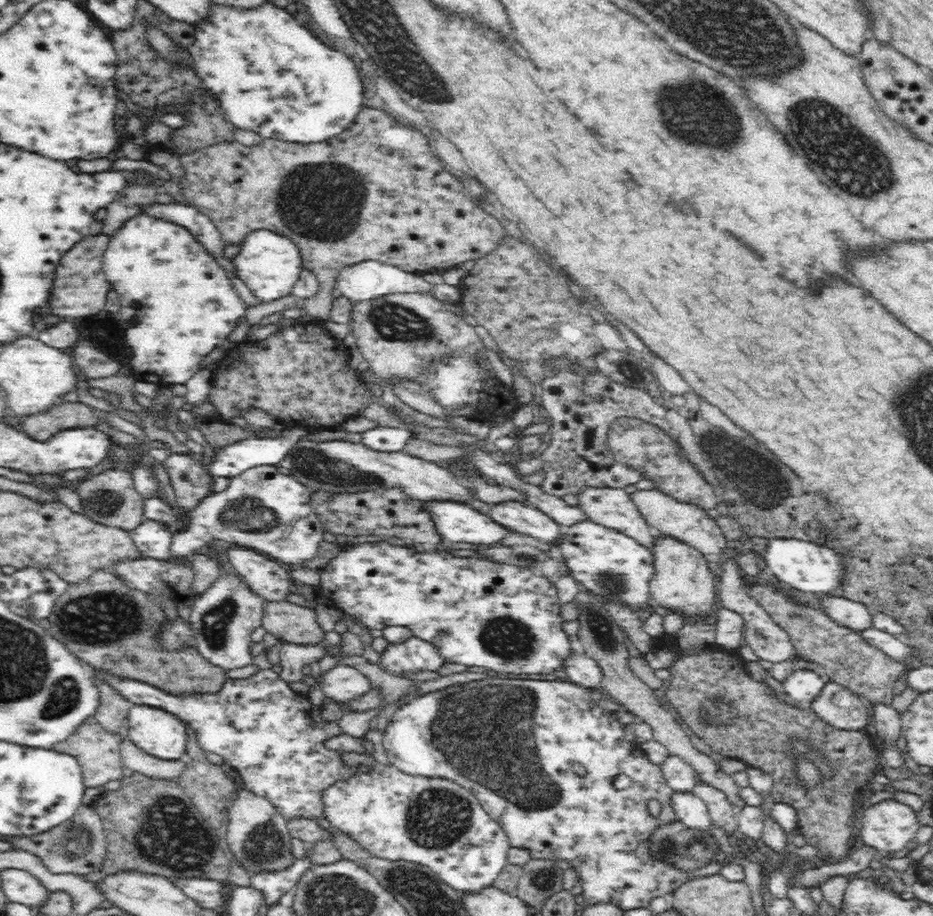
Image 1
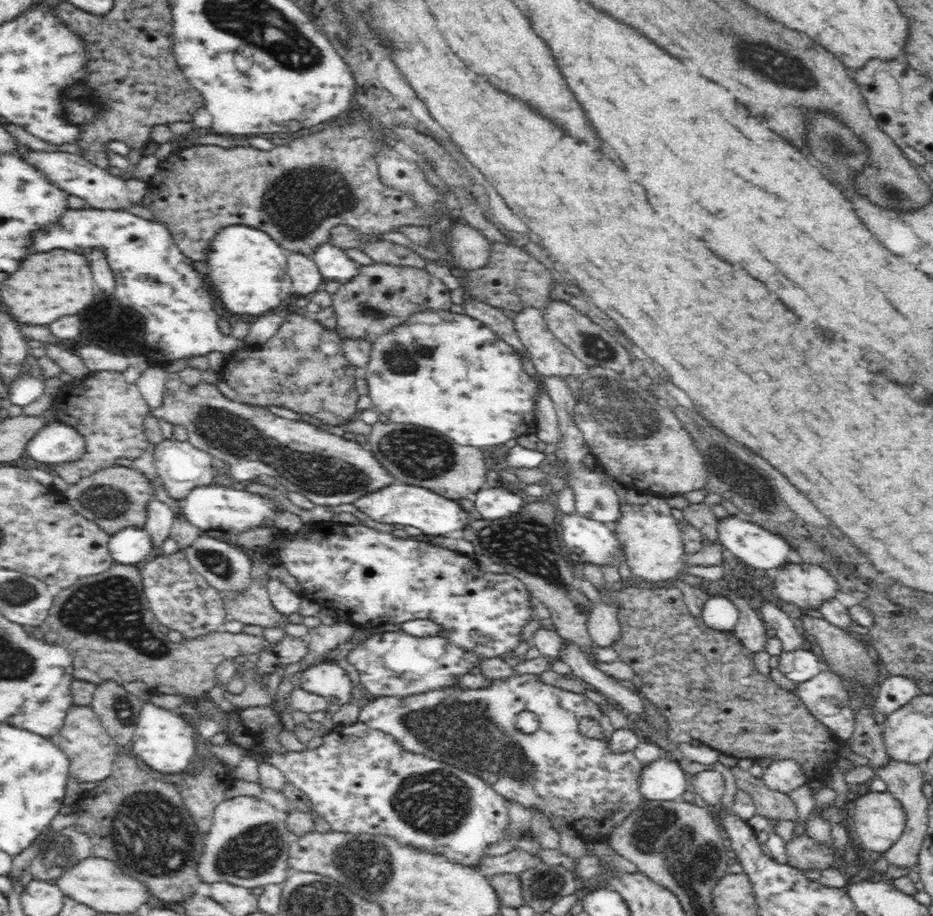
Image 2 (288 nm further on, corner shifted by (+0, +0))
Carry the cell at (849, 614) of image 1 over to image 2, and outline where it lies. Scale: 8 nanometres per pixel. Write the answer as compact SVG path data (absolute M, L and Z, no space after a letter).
M812 562L790 564L782 568L772 588L780 600L796 604L802 610L812 610L816 614L826 602L830 604L836 600L834 596L842 592L842 586L838 586L838 582L824 568L812 566Z

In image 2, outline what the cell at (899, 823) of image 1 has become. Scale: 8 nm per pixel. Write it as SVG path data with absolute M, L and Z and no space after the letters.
M864 792L856 802L850 804L850 818L852 832L856 834L860 848L882 854L886 854L902 838L908 822L904 806L890 792Z

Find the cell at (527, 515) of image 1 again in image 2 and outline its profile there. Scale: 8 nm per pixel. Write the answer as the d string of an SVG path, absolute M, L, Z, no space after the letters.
M504 488L480 490L476 496L470 496L470 500L476 504L476 510L478 514L482 514L482 520L512 518L522 514L528 506L516 492L508 492Z

